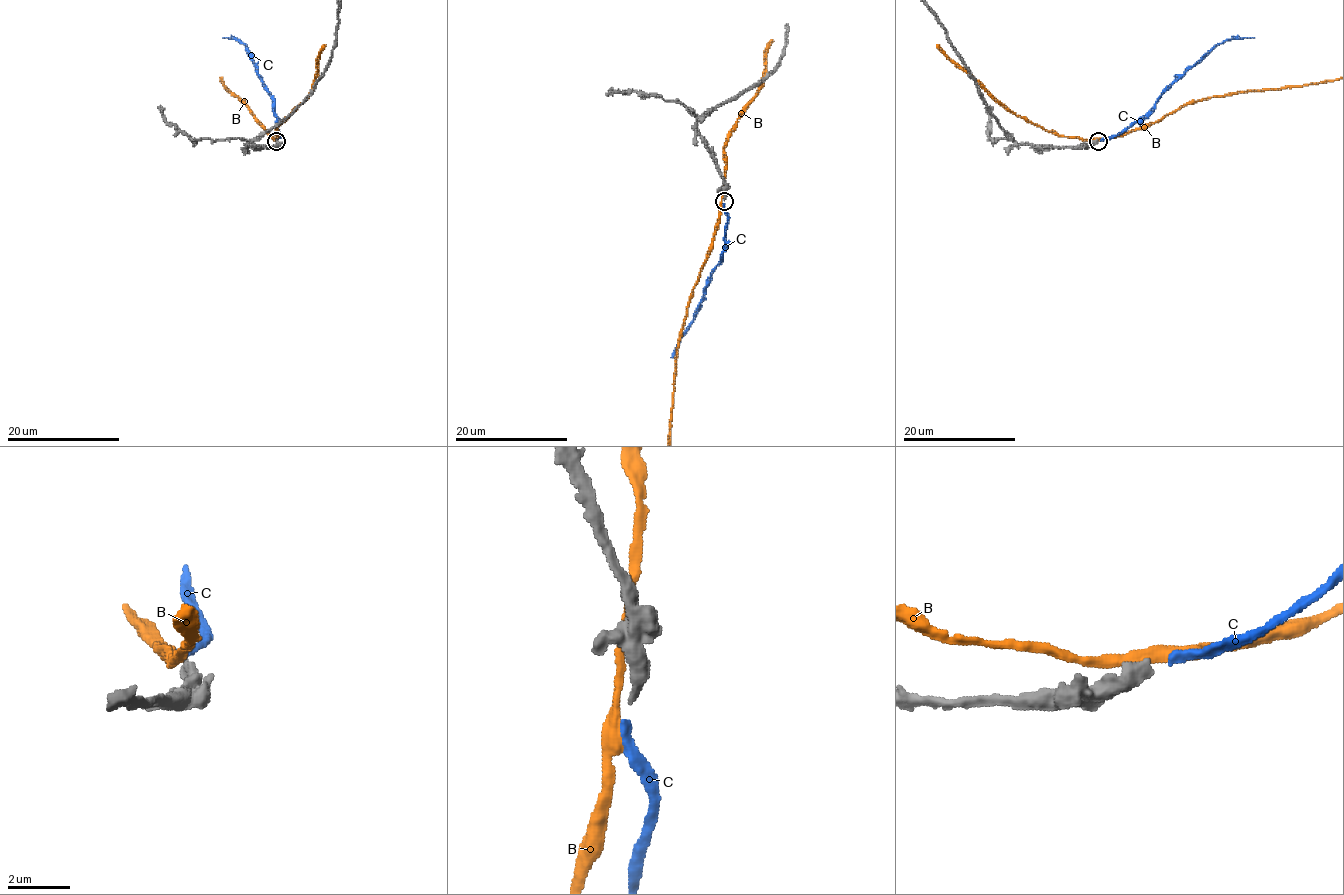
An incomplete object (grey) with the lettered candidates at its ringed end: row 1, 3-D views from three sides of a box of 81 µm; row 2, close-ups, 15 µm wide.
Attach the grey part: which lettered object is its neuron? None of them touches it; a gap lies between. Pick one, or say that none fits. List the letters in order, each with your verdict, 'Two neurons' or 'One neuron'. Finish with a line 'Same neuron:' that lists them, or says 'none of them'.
B: Two neurons
C: Two neurons
Same neuron: none of them

